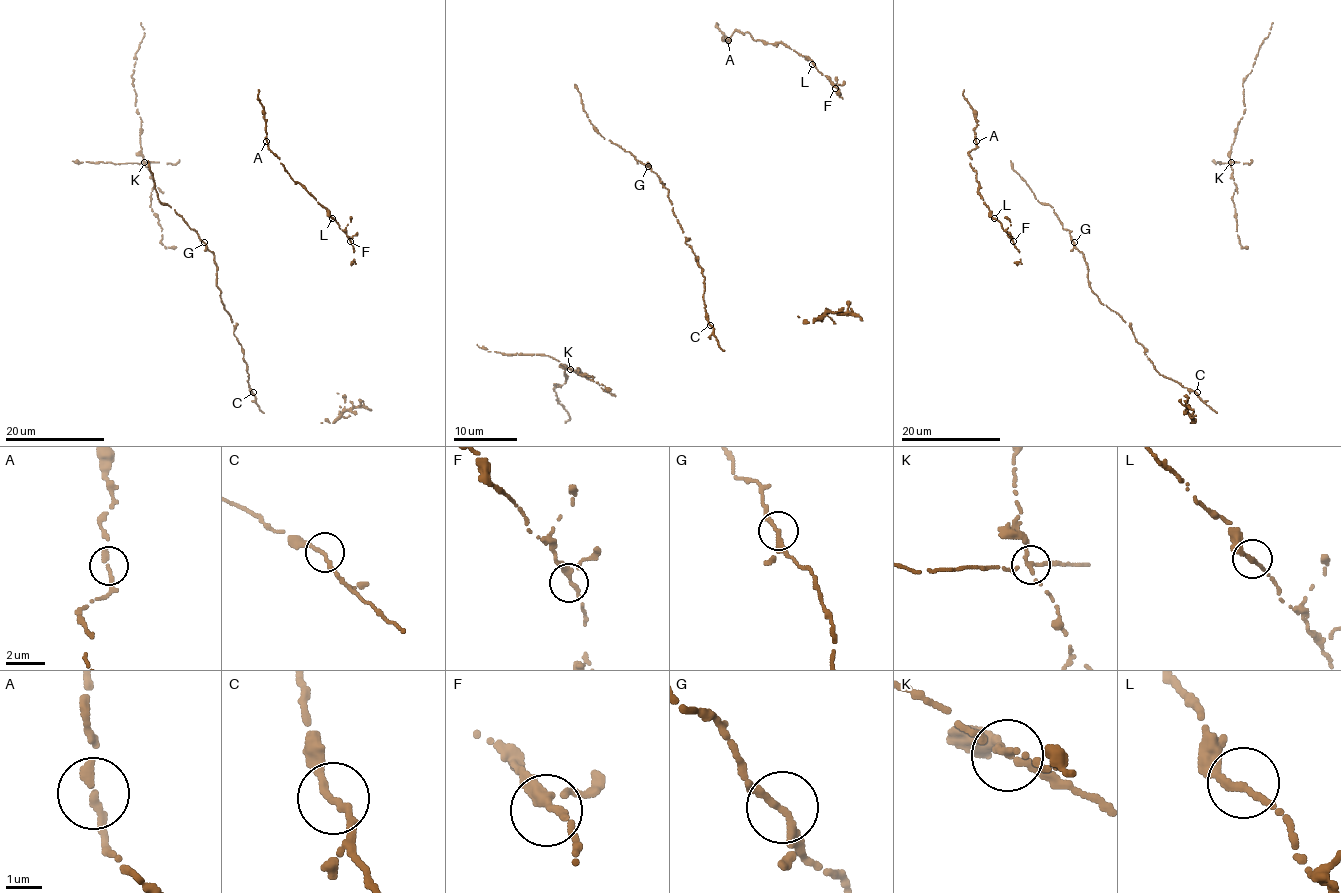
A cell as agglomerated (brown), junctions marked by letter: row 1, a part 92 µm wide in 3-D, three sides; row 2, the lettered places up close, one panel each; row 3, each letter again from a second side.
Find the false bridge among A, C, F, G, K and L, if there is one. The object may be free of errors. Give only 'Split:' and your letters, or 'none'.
Split: K

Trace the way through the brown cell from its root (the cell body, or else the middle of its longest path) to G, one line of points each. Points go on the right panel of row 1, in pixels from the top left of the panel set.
G: (1092, 291), (1084, 255), (1074, 242)

